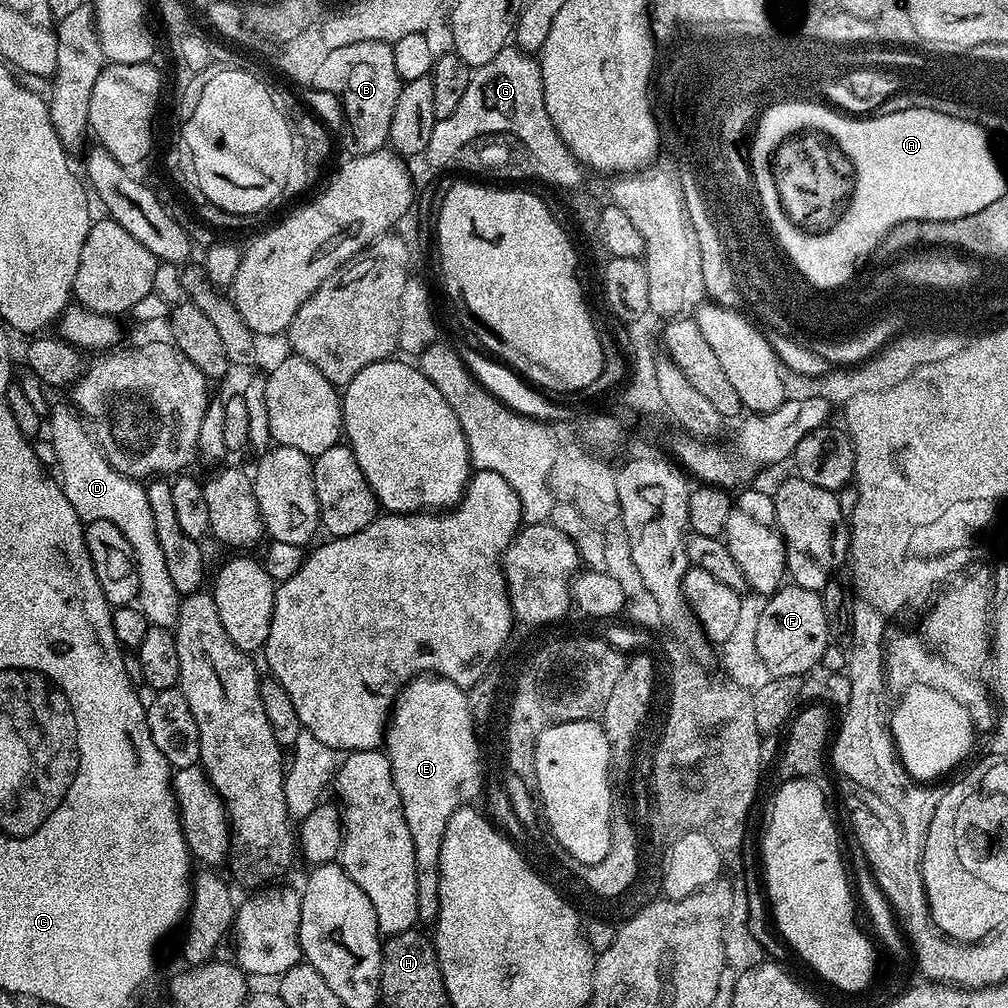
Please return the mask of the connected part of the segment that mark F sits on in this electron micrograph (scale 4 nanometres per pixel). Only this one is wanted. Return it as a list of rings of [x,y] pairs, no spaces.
[[[789,583],[787,586],[781,586],[777,592],[773,592],[763,603],[764,609],[755,635],[758,655],[762,658],[763,665],[772,678],[807,677],[807,672],[819,665],[822,654],[830,643],[823,595]]]

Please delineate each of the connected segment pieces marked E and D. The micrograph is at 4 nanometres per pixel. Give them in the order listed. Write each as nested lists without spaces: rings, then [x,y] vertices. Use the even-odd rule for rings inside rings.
[[[431,674],[418,676],[400,689],[386,729],[386,751],[394,786],[398,786],[402,814],[406,814],[410,842],[414,842],[414,882],[418,882],[416,918],[421,925],[435,925],[440,901],[442,834],[445,833],[446,822],[459,808],[465,807],[458,794],[458,776],[464,776],[464,764],[474,764],[476,760],[471,731],[472,715],[463,709],[458,718],[456,712],[456,706],[464,708],[467,704],[465,689],[454,682]]]
[[[55,401],[49,407],[48,420],[48,438],[54,443],[54,450],[57,451],[58,478],[67,501],[74,507],[83,523],[100,520],[114,522],[114,526],[126,535],[126,540],[134,550],[135,564],[138,566],[137,607],[147,618],[149,625],[173,629],[182,597],[167,572],[166,558],[163,557],[162,546],[158,541],[153,510],[149,499],[146,498],[143,483],[122,475],[110,466],[104,452],[89,434],[83,419],[67,401]]]

